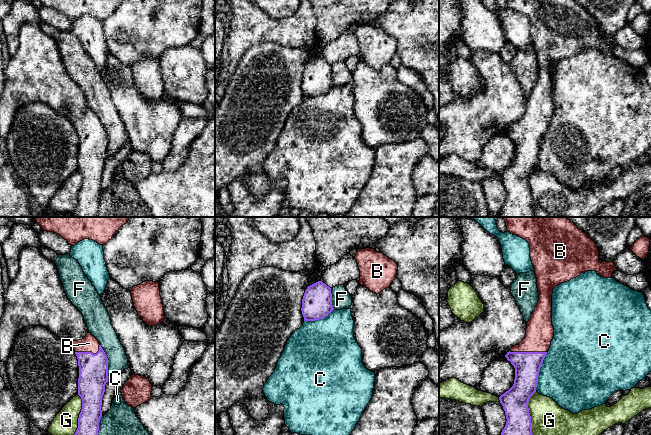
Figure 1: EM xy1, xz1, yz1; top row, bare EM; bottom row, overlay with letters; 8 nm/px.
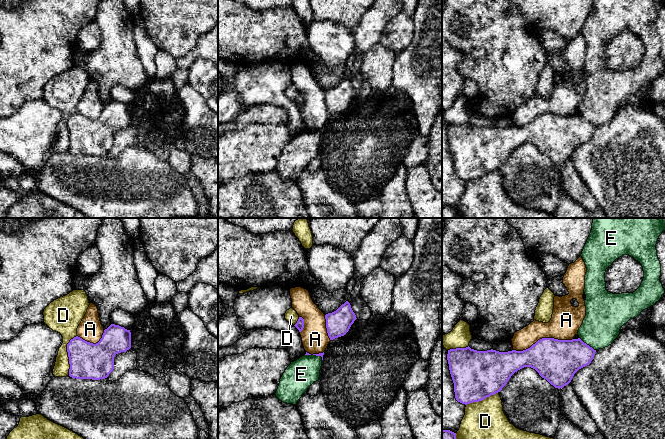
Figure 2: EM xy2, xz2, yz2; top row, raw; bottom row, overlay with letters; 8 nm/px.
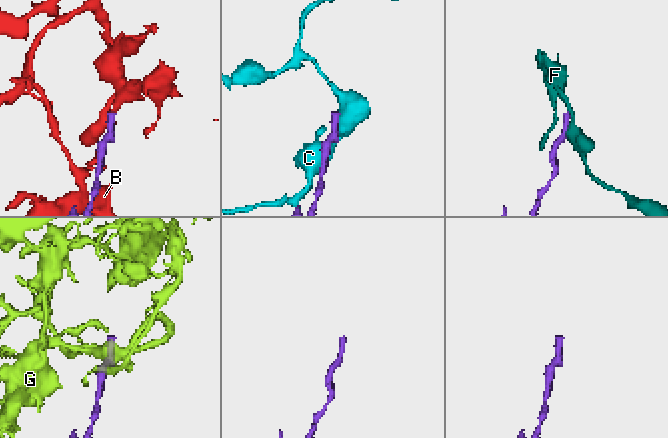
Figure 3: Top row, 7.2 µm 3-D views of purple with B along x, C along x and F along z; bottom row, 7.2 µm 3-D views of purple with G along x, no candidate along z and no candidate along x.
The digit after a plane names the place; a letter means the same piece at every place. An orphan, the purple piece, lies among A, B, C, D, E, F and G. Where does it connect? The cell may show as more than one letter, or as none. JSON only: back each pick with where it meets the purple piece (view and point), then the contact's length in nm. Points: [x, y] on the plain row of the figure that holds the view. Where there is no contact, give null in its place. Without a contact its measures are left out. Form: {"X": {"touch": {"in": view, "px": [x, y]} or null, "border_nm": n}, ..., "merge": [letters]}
{"B": {"touch": {"in": "yz1", "px": [528, 128]}, "border_nm": 300}, "merge": ["B"]}

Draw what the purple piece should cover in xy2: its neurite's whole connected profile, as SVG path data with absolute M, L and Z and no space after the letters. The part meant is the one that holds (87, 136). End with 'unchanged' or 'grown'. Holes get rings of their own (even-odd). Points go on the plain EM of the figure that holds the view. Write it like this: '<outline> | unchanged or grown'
M111 100L96 120L76 112L67 120L69 152L76 155L105 155L114 145L114 132L131 124L131 108Z | unchanged

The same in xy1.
M89 108L82 116L70 118L78 135L78 171L82 175L82 185L78 194L78 204L73 217L96 217L99 198L102 193L102 174L108 156L108 134L99 117Z | grown

